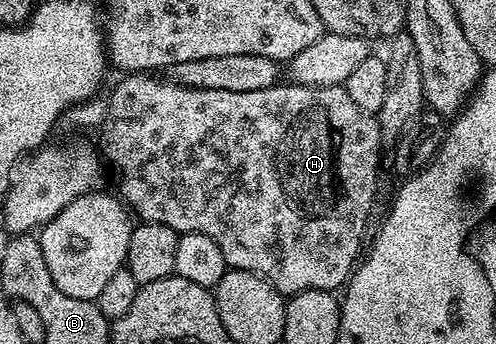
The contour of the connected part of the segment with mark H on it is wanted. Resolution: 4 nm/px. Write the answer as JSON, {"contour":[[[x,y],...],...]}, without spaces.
{"contour":[[[131,72],[120,78],[123,79],[116,84],[115,91],[107,98],[107,115],[103,117],[101,127],[101,154],[110,169],[112,166],[119,170],[118,193],[136,219],[139,217],[139,220],[160,222],[179,234],[209,236],[209,240],[213,240],[213,244],[221,248],[221,256],[225,256],[230,269],[253,272],[273,284],[273,288],[277,288],[277,292],[284,296],[300,294],[306,290],[335,292],[346,283],[364,249],[363,229],[367,226],[367,217],[370,216],[371,205],[375,202],[375,189],[379,186],[381,135],[376,115],[366,114],[364,110],[357,108],[357,104],[353,104],[349,92],[343,86],[276,84],[261,92],[225,92],[218,88],[189,88],[151,72]]]}

